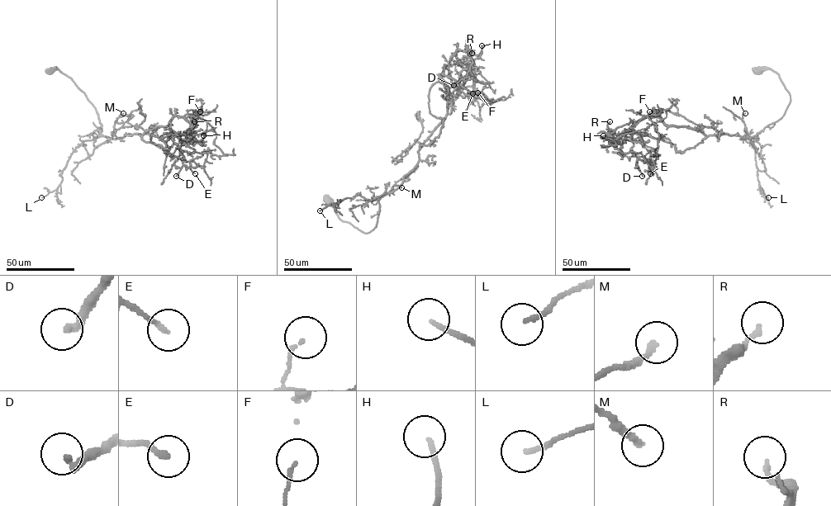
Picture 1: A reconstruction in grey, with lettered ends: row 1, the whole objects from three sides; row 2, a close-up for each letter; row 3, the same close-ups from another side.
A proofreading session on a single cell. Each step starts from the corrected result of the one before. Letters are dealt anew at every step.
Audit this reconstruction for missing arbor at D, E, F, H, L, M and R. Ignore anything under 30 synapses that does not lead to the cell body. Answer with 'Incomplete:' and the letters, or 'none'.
Incomplete: D

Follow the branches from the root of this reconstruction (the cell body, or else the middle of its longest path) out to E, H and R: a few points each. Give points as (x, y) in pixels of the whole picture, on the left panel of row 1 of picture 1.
E: (49, 72), (58, 69), (84, 93), (103, 136), (141, 136), (170, 121), (165, 149), (190, 161), (195, 173)
H: (49, 72), (58, 69), (84, 93), (103, 136), (141, 136), (174, 116), (189, 123), (186, 144), (203, 135)
R: (49, 72), (58, 69), (84, 93), (106, 137), (141, 136), (174, 116), (196, 124), (191, 130), (194, 121)

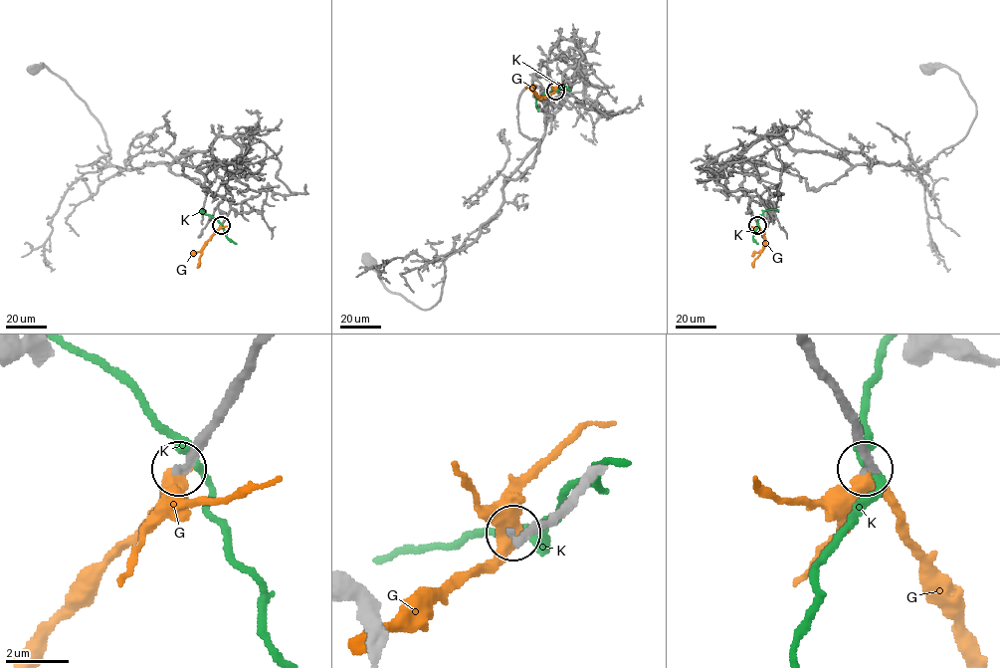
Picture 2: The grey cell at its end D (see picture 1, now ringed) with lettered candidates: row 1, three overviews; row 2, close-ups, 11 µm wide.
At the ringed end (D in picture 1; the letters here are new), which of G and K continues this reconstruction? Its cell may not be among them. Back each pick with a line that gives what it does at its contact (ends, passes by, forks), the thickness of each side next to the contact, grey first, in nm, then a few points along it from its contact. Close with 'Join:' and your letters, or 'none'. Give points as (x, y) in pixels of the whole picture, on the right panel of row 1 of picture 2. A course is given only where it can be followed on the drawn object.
G: it passes by; calibres 320 and 440 nm; course (757, 225), (763, 235), (764, 246), (753, 267)
Join: G

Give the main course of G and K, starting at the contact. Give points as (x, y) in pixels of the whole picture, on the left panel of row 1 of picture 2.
G: (221, 225), (202, 249), (197, 267)
K: (221, 224), (203, 210)

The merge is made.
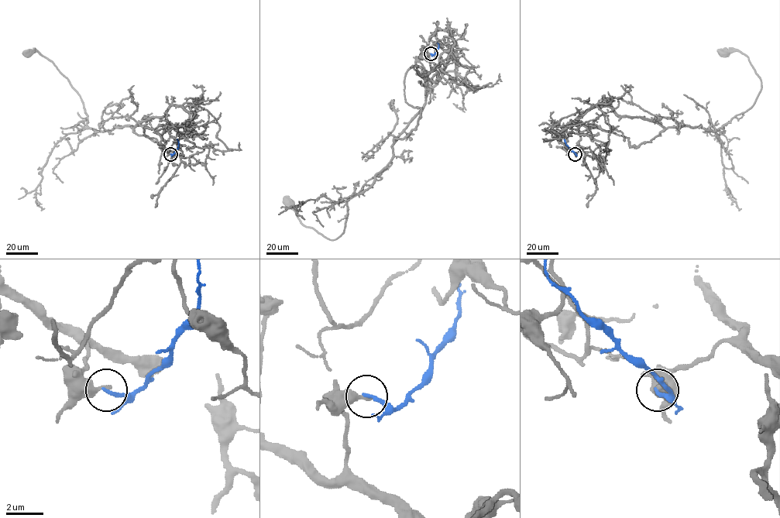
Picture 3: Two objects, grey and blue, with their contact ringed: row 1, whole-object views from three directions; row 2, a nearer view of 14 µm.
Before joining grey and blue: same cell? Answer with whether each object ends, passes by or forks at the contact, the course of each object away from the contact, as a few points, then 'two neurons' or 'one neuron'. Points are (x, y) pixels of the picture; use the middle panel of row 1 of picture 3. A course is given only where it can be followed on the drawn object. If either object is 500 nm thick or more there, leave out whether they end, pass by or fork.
grey ends | blue ends | grey via (431, 54), (418, 60), (427, 72), (425, 104), (374, 182), (347, 202), (338, 238), (307, 227), (287, 201) | blue via (431, 54), (434, 55), (438, 47), (437, 42) | two neurons

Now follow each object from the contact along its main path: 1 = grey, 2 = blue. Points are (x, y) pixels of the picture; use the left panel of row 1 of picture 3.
1: (170, 154), (158, 134), (167, 122), (166, 111), (132, 128), (94, 131), (70, 81), (38, 51), (27, 54)
2: (170, 154), (178, 148), (176, 138)

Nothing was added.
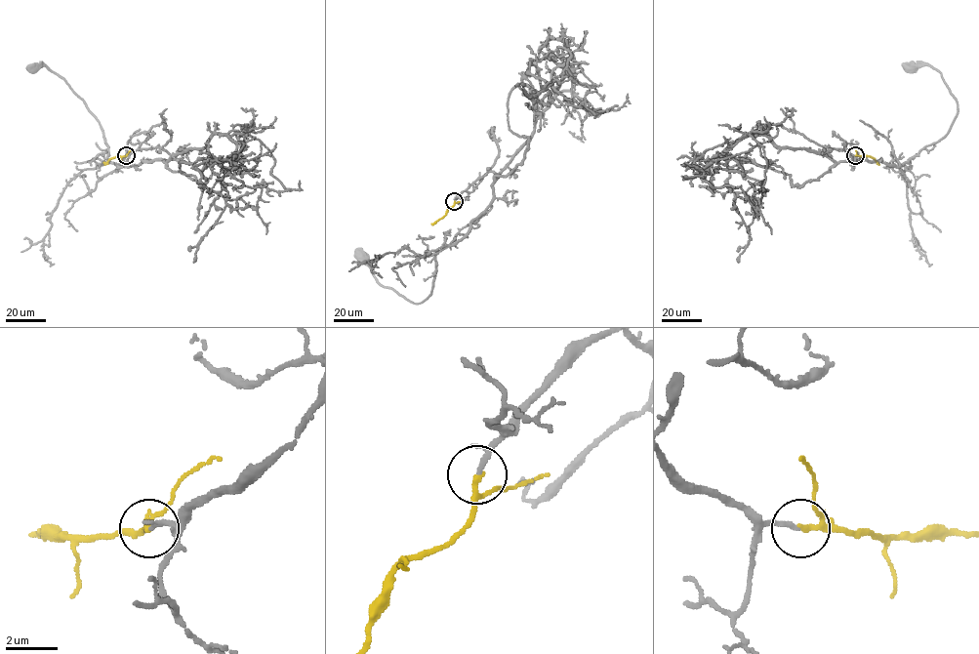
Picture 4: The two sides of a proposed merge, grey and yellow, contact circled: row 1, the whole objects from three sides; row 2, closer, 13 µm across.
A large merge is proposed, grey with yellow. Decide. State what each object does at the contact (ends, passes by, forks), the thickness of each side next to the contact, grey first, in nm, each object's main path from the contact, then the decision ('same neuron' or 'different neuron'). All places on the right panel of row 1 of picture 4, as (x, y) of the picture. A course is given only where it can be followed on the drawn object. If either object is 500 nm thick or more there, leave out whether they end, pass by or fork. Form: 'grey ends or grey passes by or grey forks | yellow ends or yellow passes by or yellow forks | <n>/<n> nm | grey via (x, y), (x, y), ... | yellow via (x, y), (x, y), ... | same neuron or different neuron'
grey passes by | yellow passes by | 130/170 nm | grey via (856, 155), (825, 148), (836, 163), (901, 166), (949, 130), (958, 102), (941, 74), (928, 65), (910, 69) | yellow via (856, 155), (870, 156), (877, 163) | same neuron

